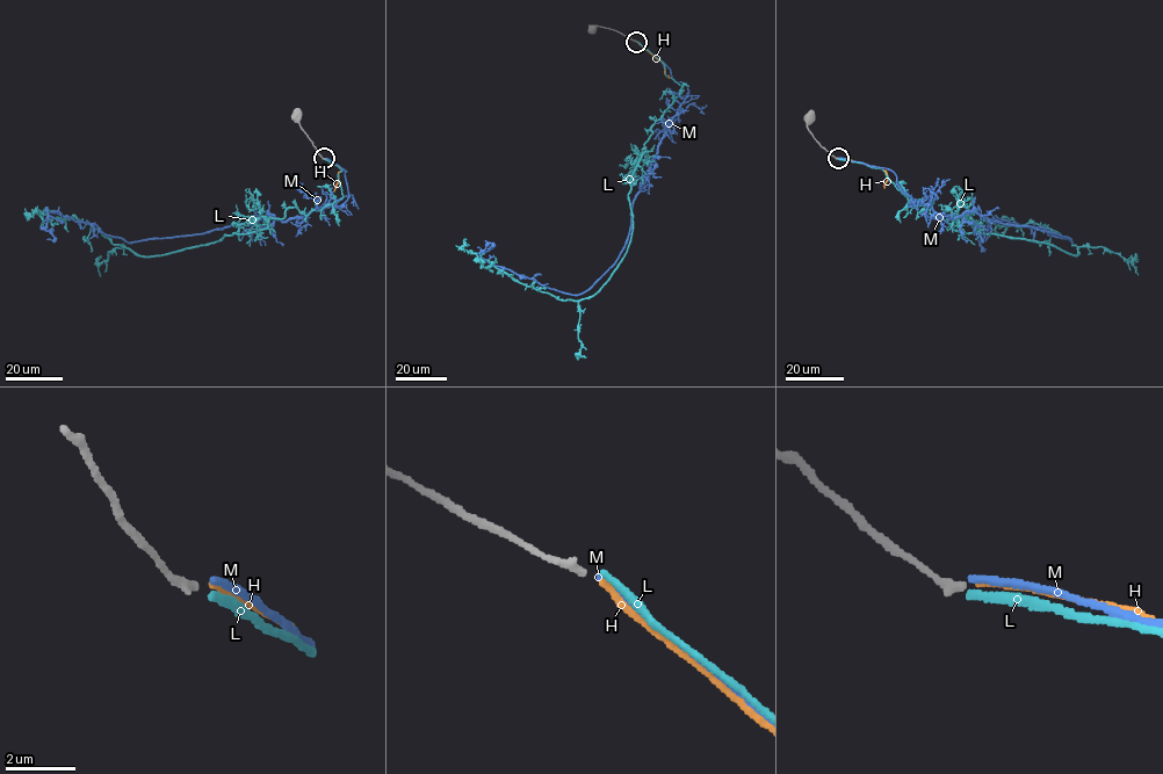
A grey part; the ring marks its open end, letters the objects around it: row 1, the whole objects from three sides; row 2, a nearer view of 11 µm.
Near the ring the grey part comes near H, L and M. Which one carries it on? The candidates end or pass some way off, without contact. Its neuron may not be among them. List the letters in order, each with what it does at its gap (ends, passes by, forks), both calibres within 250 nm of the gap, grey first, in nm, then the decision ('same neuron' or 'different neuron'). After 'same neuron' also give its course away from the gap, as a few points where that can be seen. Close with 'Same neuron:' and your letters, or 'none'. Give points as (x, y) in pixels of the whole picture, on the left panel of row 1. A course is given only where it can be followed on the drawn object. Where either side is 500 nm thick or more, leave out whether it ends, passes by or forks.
H: it ends; calibres 240 and 200 nm; same neuron; course (325, 158), (340, 170), (334, 190)
L: it ends; calibres 240 and 200 nm; different neuron
M: it ends; calibres 240 and 200 nm; different neuron
Same neuron: H

